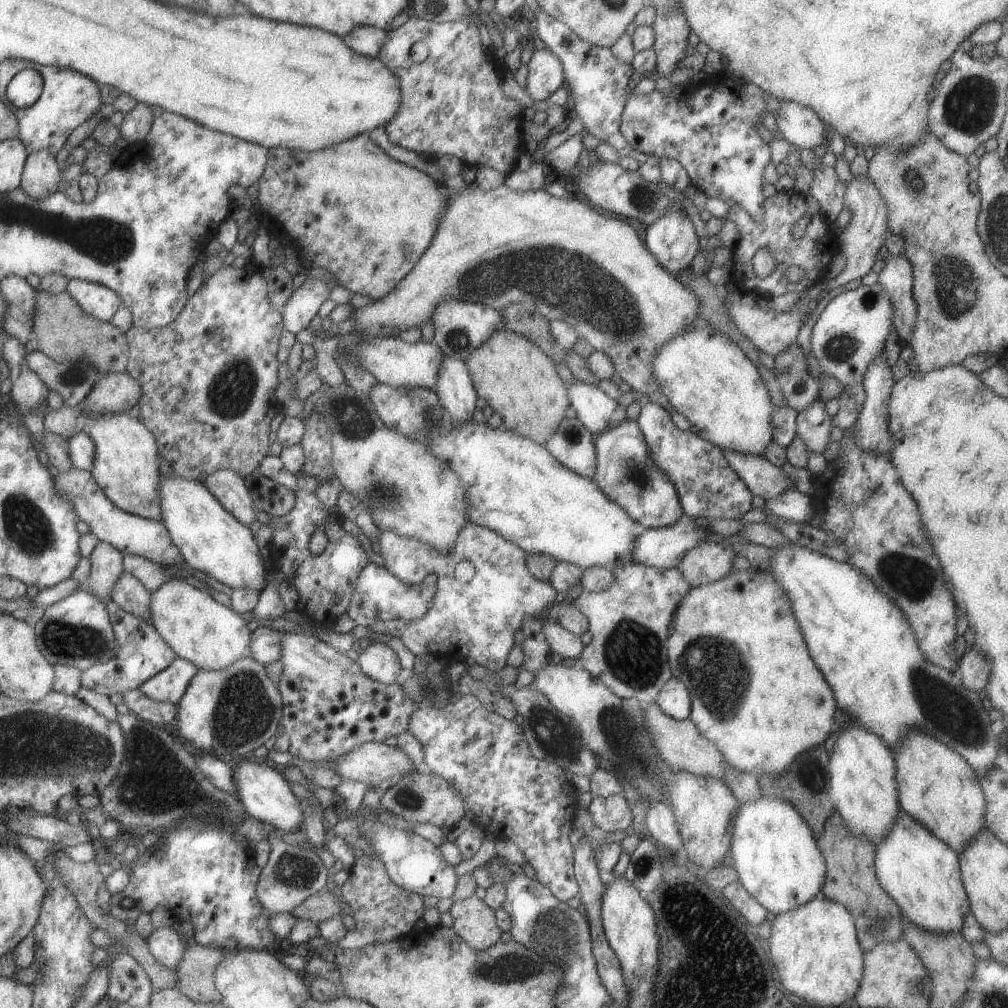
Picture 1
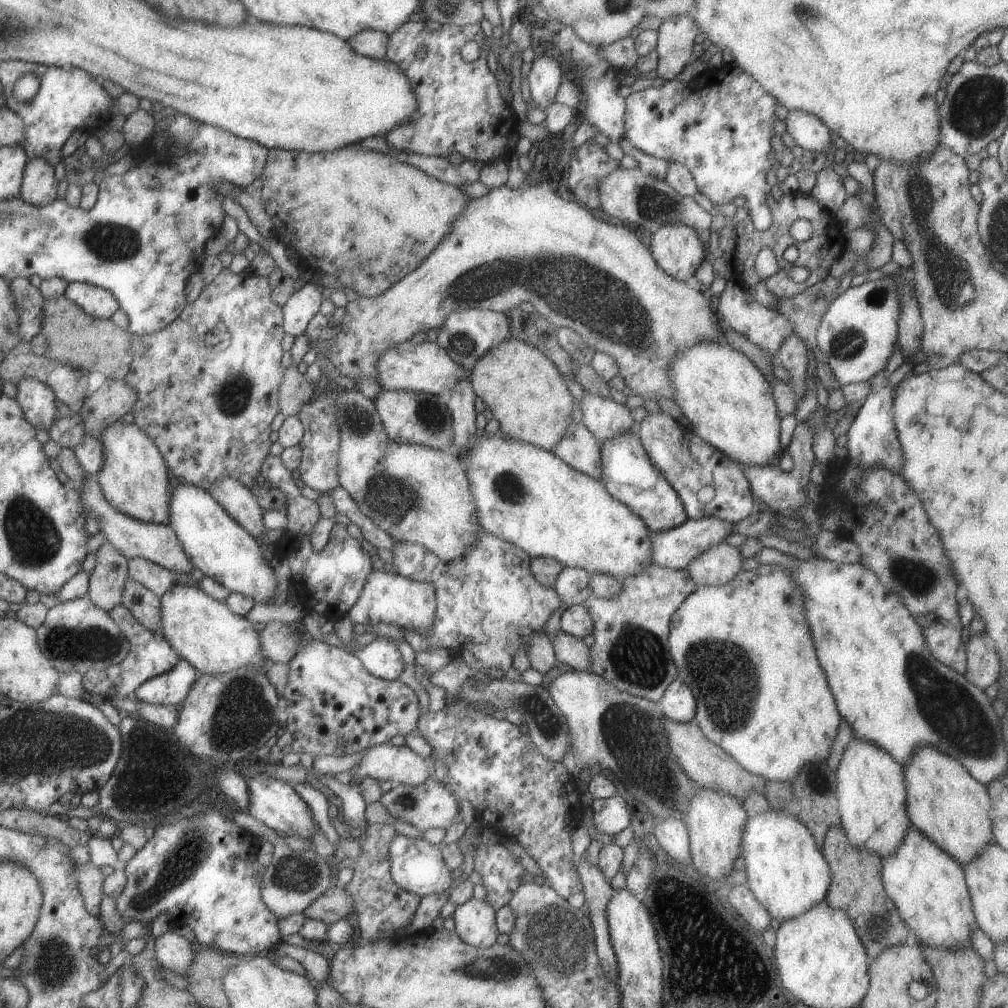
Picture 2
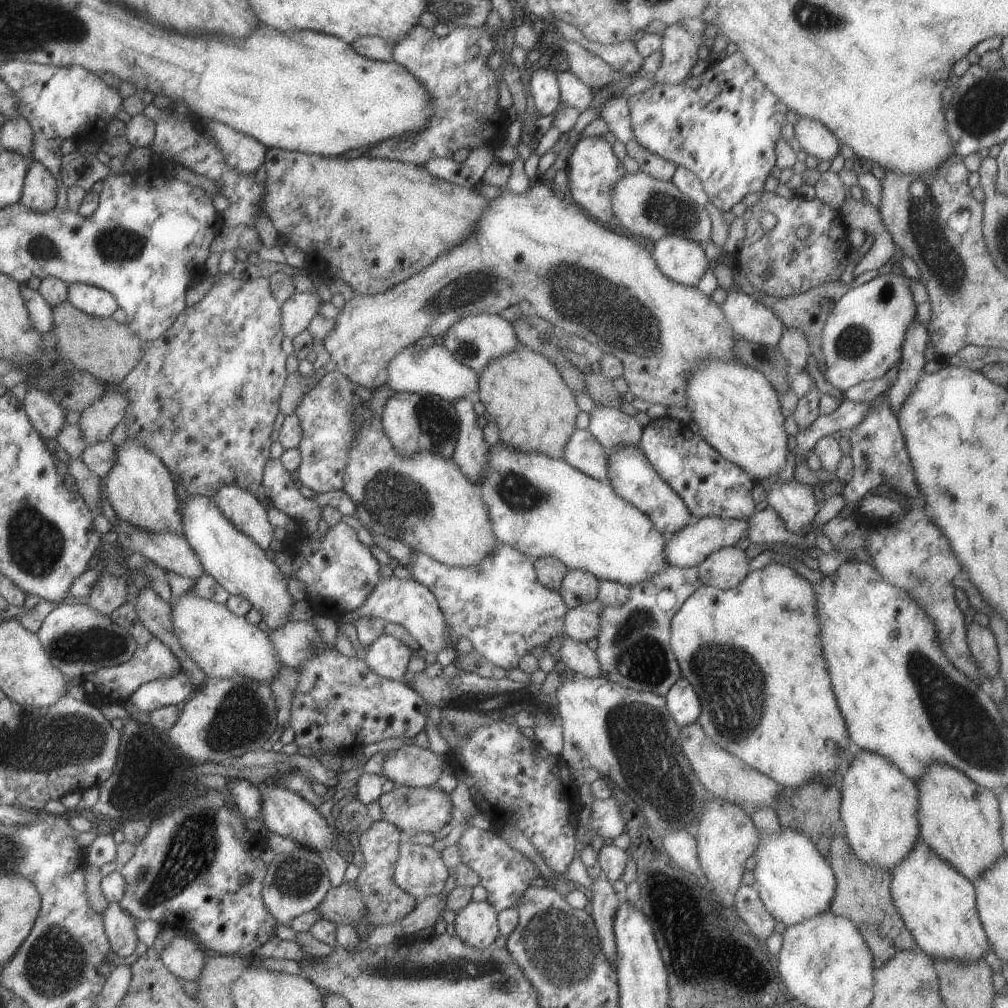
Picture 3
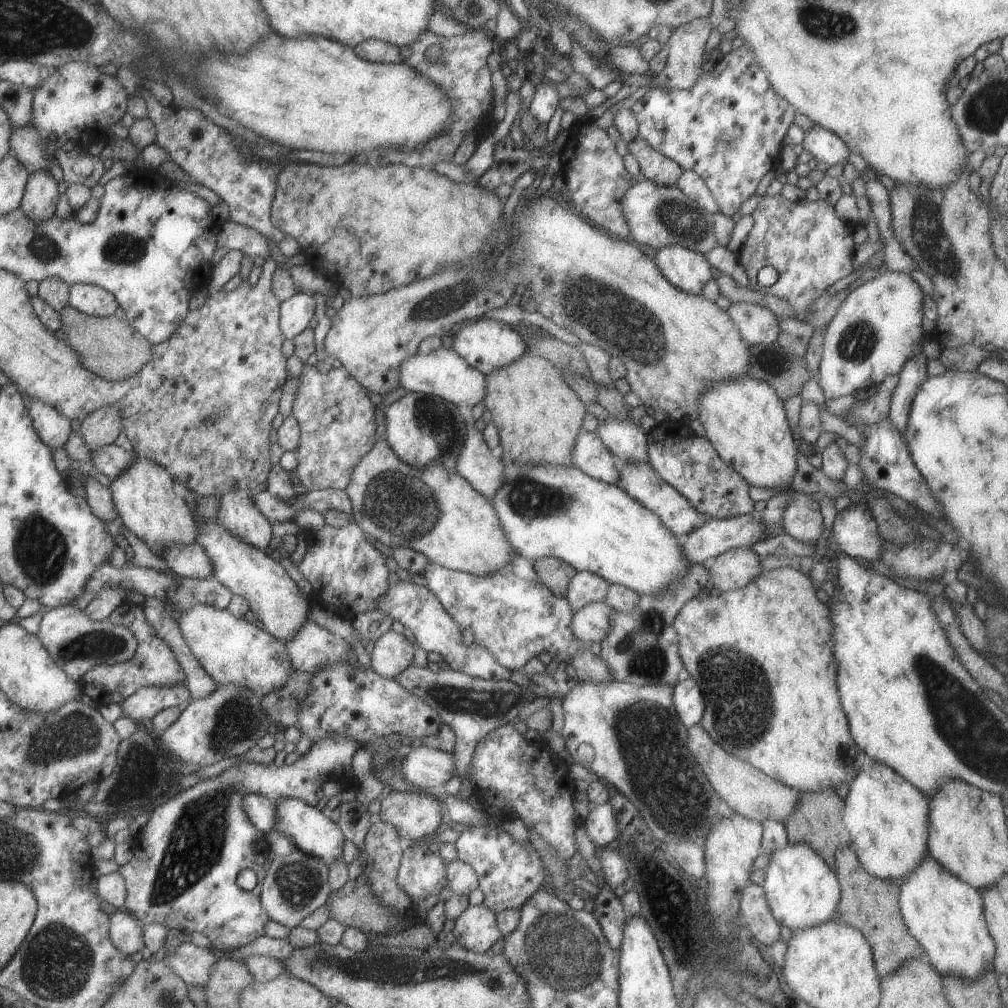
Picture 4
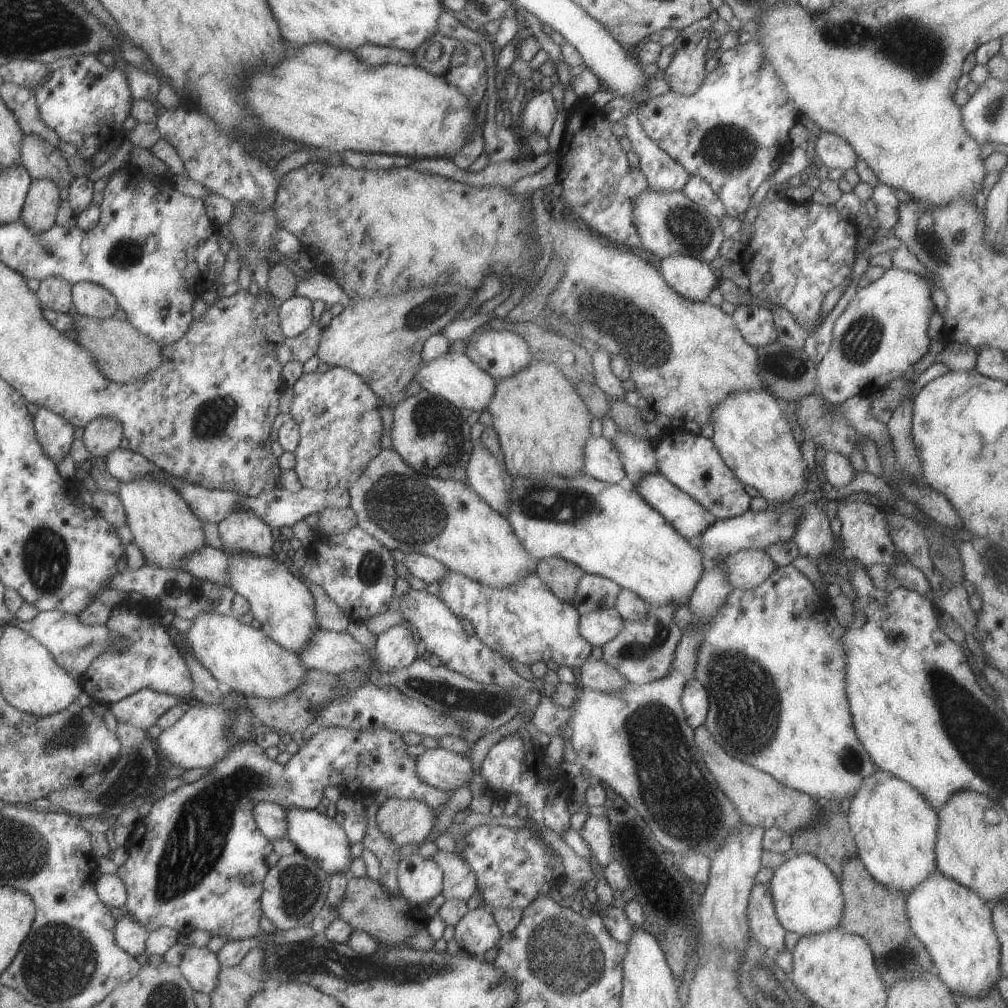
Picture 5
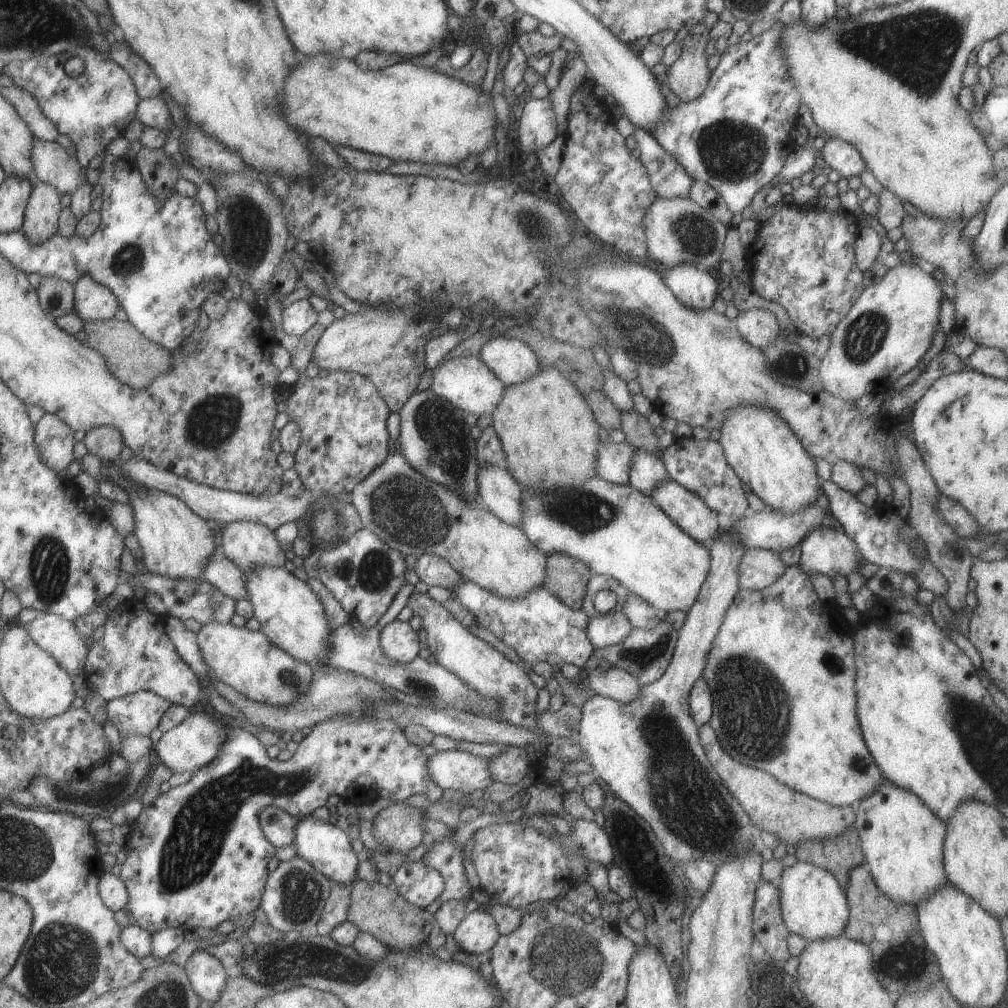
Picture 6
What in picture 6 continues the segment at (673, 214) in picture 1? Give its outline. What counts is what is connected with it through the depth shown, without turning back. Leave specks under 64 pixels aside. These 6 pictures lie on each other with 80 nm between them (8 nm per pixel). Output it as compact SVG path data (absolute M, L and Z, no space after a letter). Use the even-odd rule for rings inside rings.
M680 264L668 267L662 278L673 296L685 308L702 311L711 309L717 295L713 273L695 265Z

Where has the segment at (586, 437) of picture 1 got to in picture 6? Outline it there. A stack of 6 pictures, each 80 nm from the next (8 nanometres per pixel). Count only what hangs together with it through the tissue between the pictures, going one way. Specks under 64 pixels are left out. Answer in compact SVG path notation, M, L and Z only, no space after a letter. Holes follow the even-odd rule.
M600 442L596 454L596 476L610 483L627 485L634 446L627 442Z

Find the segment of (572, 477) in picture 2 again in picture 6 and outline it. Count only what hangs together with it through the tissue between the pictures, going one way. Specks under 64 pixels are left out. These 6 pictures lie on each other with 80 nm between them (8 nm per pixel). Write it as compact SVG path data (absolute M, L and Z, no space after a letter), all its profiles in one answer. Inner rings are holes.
M591 477L589 480L583 482L583 484L563 487L552 491L543 491L541 486L534 491L531 489L526 490L521 486L522 492L522 521L521 529L527 538L545 554L549 553L561 553L570 556L571 558L583 561L591 572L595 575L607 575L613 577L619 584L622 584L629 593L636 594L641 597L645 602L648 602L653 608L660 610L661 613L667 611L681 611L687 614L688 610L693 606L699 594L700 588L708 577L710 569L710 554L706 550L702 543L693 540L688 534L685 534L661 508L659 508L645 493L635 490L631 485L618 485L615 483L607 482L599 477Z

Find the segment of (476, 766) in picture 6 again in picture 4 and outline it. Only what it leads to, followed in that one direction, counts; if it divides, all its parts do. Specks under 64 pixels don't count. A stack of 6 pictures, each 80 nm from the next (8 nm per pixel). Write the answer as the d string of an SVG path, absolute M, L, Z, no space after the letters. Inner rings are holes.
M422 745L412 748L399 763L402 775L421 790L442 788L451 778L458 776L453 753Z

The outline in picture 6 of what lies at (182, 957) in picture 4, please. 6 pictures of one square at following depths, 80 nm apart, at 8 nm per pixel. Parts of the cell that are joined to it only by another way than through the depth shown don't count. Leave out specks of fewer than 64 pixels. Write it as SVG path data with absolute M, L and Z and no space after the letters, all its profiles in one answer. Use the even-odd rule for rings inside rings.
M193 951L183 966L186 978L200 999L217 1004L228 972L212 954Z

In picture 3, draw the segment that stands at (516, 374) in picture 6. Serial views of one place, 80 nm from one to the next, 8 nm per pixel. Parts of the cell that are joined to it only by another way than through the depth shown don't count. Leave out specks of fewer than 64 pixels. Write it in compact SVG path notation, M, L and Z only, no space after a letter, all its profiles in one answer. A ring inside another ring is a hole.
M496 313L478 314L472 317L463 317L453 323L442 335L442 345L453 356L470 369L480 373L493 359L499 355L507 354L521 346L516 337L512 324Z

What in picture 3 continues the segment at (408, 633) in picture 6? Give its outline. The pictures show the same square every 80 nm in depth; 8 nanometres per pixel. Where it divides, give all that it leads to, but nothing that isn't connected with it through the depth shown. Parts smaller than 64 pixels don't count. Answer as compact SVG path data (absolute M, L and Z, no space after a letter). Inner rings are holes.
M383 633L367 647L363 661L377 676L399 681L405 672L409 651L401 640Z

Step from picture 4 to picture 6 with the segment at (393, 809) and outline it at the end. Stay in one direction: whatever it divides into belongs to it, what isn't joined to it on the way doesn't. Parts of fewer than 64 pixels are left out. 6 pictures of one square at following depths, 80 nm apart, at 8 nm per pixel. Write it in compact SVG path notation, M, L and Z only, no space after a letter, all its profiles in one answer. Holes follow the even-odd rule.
M399 803L378 808L371 832L383 852L408 853L421 844L420 821L423 808L415 809Z

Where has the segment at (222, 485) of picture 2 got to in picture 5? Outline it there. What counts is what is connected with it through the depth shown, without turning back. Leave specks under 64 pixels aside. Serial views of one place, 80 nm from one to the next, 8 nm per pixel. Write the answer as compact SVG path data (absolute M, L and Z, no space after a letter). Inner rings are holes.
M248 511L230 512L217 525L221 548L227 553L247 553L258 557L274 556L271 528Z

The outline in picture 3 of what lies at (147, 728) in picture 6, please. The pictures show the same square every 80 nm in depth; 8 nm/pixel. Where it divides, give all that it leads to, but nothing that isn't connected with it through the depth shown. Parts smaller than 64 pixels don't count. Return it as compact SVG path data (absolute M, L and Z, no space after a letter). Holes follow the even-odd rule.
M183 671L173 677L149 681L138 686L129 696L133 708L150 713L156 708L182 705L191 697L192 684Z

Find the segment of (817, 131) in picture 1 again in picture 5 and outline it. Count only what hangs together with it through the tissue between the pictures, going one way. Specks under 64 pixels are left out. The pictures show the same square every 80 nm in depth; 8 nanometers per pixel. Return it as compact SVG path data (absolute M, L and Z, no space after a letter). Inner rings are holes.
M823 131L815 141L814 152L823 165L829 169L839 168L843 172L847 168L855 168L858 159L853 149L836 134Z

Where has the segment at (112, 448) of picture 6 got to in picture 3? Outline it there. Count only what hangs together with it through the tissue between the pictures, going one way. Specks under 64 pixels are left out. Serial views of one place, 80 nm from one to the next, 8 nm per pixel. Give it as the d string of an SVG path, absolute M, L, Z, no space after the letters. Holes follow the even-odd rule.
M105 384L105 386L106 388L104 389L102 397L95 402L92 402L80 412L80 417L77 423L84 439L89 445L108 440L111 430L117 426L117 422L119 422L125 414L127 401L124 395L116 390L116 386L107 384Z

